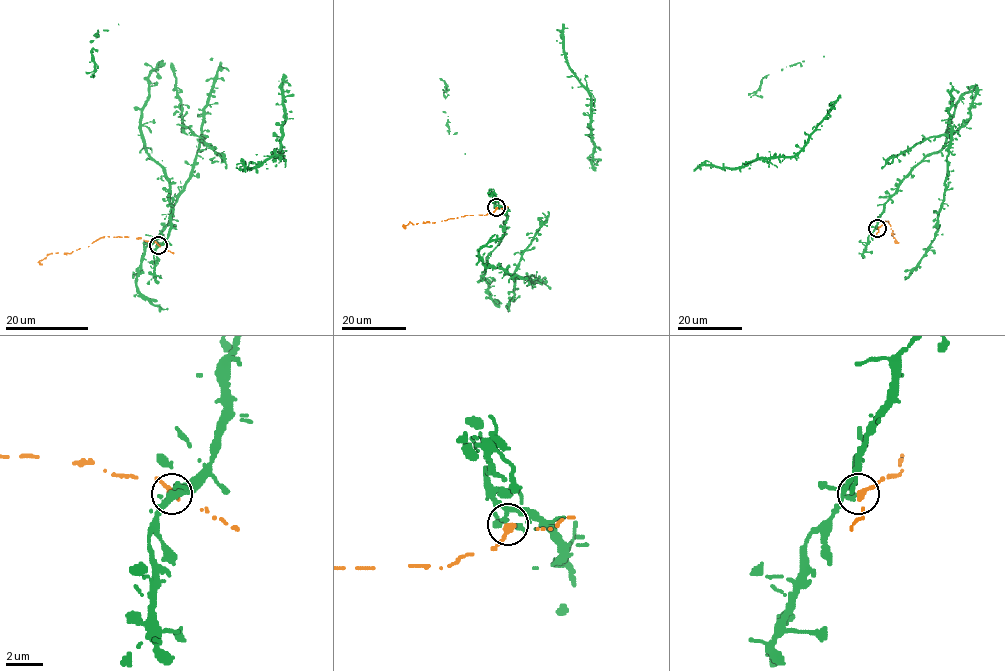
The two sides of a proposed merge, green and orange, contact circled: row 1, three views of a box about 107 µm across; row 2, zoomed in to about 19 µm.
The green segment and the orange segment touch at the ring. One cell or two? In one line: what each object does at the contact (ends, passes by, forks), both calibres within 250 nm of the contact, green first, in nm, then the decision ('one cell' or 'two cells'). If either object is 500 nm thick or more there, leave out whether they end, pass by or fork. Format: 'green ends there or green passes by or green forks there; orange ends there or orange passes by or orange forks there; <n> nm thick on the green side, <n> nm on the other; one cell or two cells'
green passes by; orange ends there; 220 nm thick on the green side, 360 nm on the other; two cells

